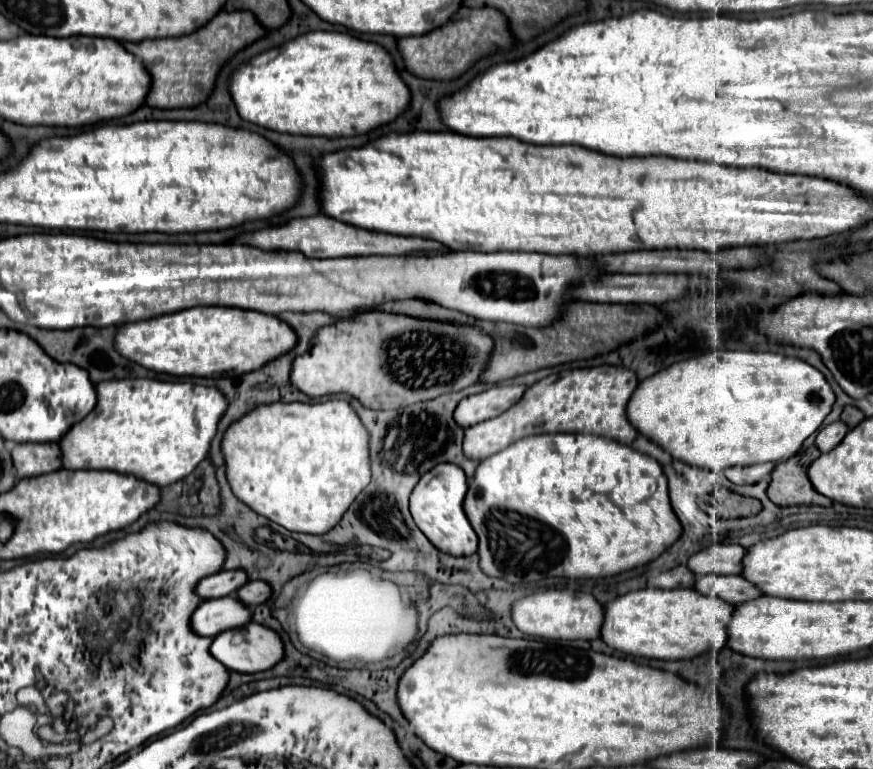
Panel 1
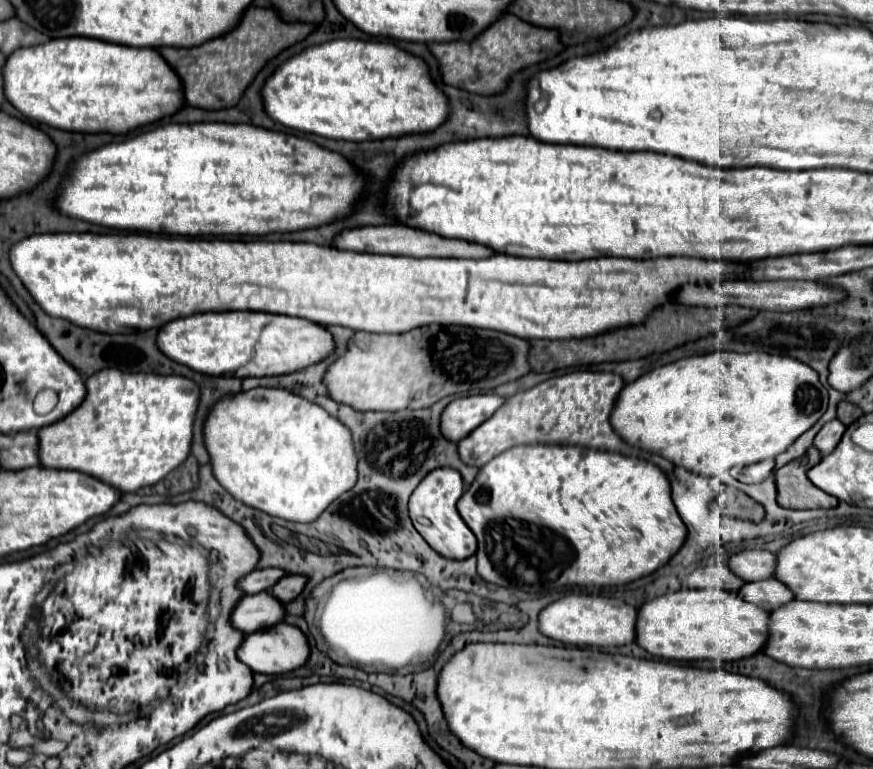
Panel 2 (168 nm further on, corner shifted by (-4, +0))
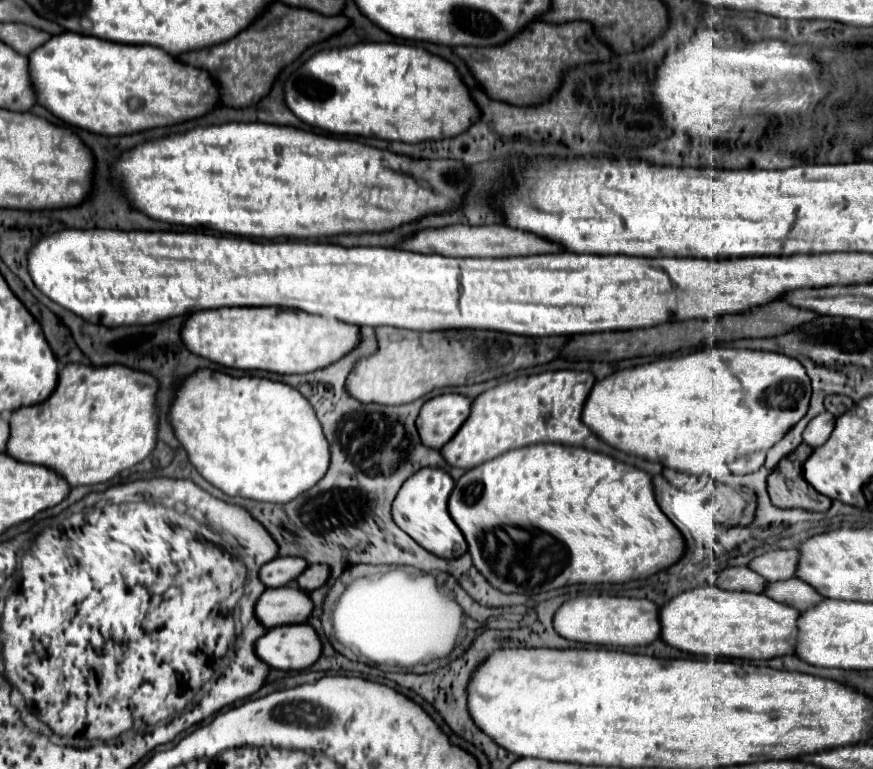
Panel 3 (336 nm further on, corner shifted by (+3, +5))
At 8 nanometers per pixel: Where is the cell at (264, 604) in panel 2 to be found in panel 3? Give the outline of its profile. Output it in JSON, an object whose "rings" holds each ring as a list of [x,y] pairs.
{"rings":[[[292,586],[268,588],[256,604],[256,616],[266,628],[276,628],[280,624],[304,624],[312,610],[314,604],[310,596]]]}

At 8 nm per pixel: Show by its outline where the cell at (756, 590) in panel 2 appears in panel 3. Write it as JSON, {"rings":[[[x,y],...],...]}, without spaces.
{"rings":[[[798,578],[784,580],[784,582],[770,582],[766,594],[778,602],[786,602],[786,604],[798,608],[800,612],[804,612],[824,600],[822,594],[818,594],[810,584],[806,584],[804,580],[800,582]]]}

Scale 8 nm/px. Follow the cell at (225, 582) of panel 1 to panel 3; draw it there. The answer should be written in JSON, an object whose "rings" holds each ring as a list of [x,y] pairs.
{"rings":[[[278,556],[272,562],[262,566],[260,578],[268,588],[286,586],[286,584],[292,584],[292,580],[296,580],[296,576],[300,576],[300,572],[304,572],[306,566],[308,566],[308,562],[304,558],[282,558],[282,556]]]}

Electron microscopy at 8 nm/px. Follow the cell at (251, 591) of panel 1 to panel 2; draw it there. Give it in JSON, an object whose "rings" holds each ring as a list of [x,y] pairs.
{"rings":[[[285,575],[281,581],[275,583],[275,587],[271,587],[271,593],[281,603],[289,603],[291,599],[295,599],[301,593],[305,583],[307,583],[307,577],[303,577],[303,575]]]}

